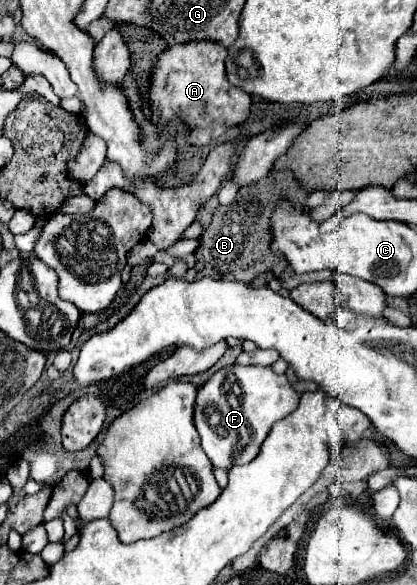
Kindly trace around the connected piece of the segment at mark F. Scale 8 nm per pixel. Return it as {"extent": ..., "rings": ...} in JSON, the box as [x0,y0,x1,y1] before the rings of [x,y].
{"extent":[195,365,299,469],"rings":[[[229,365],[225,369],[219,369],[205,385],[201,385],[197,395],[197,407],[195,407],[195,427],[201,435],[203,451],[211,459],[213,467],[231,469],[233,465],[245,465],[255,459],[259,453],[261,443],[265,441],[267,433],[271,431],[273,423],[285,419],[289,413],[293,413],[299,405],[299,393],[291,387],[289,379],[285,375],[275,375],[271,367],[259,367],[259,365]]]}

